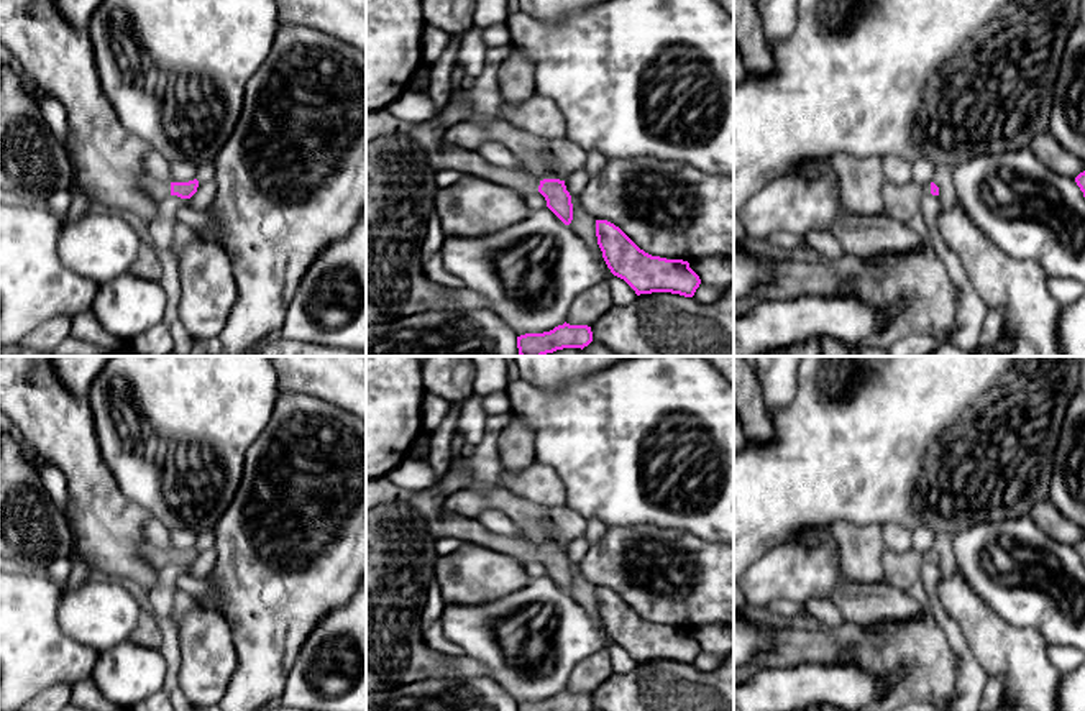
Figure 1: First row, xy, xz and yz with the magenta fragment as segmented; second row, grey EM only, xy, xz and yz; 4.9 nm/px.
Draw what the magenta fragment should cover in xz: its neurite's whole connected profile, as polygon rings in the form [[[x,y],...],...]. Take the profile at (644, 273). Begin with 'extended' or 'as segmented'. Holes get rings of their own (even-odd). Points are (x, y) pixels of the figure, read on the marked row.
as segmented | [[[596,220],[596,236],[611,273],[624,279],[637,296],[671,292],[693,297],[701,284],[688,261],[645,253],[607,220]]]

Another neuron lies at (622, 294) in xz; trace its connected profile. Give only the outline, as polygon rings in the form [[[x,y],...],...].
[[[611,274],[609,278],[612,305],[629,305],[637,299],[635,291],[620,278]]]

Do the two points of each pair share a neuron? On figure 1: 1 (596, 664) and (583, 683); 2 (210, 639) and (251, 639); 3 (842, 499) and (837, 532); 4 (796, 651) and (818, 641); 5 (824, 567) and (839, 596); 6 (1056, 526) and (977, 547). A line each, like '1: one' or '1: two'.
1: one
2: two
3: two
4: one
5: two
6: two

